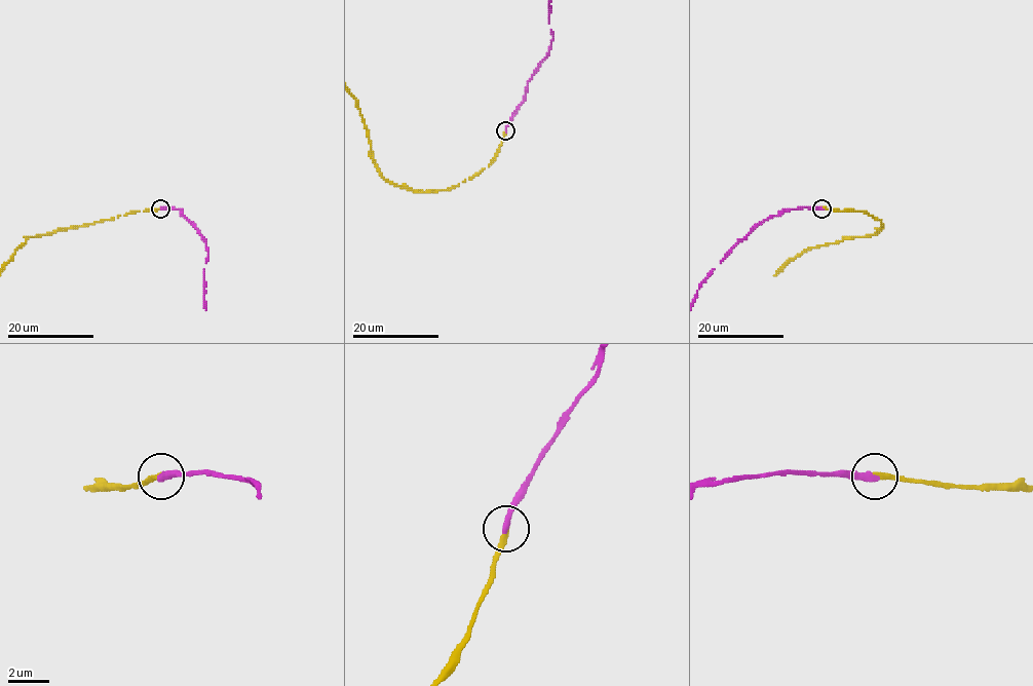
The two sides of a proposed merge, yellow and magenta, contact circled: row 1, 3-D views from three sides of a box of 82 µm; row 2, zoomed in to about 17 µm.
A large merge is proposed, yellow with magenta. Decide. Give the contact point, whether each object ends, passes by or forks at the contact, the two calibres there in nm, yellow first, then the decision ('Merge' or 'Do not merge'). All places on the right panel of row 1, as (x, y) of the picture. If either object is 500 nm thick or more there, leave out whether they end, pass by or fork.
Place: (821, 208). At the ring yellow ends. At the ring magenta ends. Thickness 240 nm (yellow) against 320 nm. Merge

